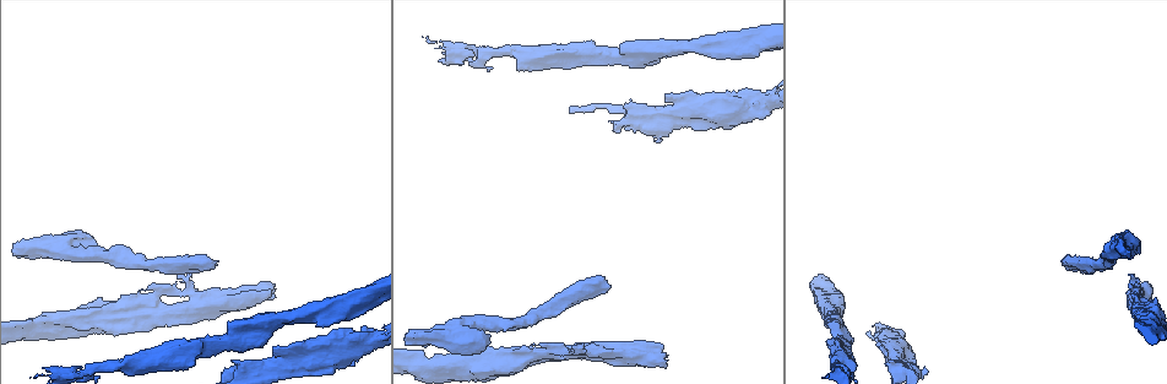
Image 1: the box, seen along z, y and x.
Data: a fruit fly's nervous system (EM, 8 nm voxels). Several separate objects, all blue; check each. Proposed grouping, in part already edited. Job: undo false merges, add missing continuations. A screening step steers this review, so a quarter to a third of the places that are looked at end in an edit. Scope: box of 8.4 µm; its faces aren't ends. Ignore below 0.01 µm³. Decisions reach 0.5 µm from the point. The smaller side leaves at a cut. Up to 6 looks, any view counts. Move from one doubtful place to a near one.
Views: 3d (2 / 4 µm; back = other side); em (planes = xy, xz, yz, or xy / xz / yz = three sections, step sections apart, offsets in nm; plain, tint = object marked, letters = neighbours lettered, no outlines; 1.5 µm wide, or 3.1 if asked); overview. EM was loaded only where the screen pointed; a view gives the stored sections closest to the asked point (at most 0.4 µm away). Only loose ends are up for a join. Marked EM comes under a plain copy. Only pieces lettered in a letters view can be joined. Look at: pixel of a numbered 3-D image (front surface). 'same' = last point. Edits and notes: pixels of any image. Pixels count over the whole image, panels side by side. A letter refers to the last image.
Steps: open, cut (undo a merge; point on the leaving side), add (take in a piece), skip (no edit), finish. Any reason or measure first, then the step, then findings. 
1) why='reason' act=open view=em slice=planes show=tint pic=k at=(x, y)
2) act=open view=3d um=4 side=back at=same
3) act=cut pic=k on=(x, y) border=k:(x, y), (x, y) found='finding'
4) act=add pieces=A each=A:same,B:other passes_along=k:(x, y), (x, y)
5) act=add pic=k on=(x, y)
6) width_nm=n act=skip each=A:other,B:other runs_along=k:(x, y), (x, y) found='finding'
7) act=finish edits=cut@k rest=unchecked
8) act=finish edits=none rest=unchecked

why='long arm stops here' act=open view=em slice=yz step=8 show=tint pic=1 at=(216, 263)

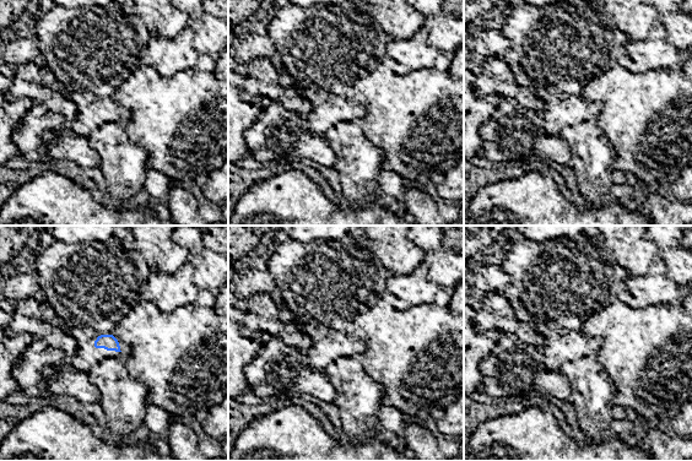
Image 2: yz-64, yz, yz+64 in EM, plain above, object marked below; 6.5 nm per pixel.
why='another direction' act=open view=em slice=planes show=letters at=same

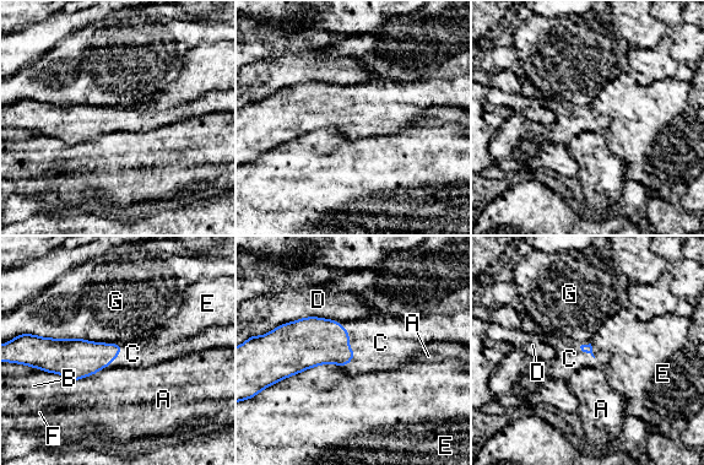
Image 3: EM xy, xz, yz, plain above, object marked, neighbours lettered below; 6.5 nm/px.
act=add pieces=C each=A:other,B:other,C:same,D:other,E:other,F:other,G:other passes_along=3:(312, 341), (347, 345), (380, 342) found='the neuron continues'

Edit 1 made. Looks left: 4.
why='thick end' act=open view=3d um=2 pic=1 at=(1147, 284)

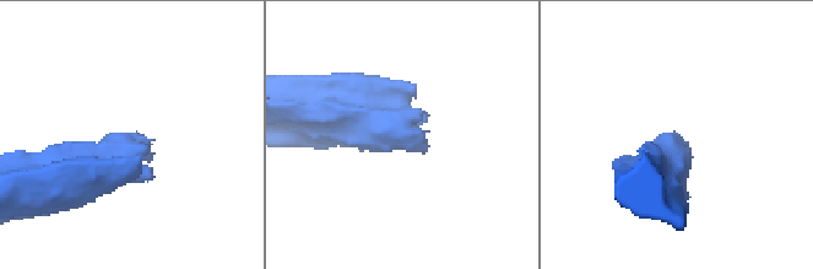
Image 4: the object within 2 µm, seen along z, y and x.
act=open view=em slice=planes show=letters pic=4 at=(424, 135)

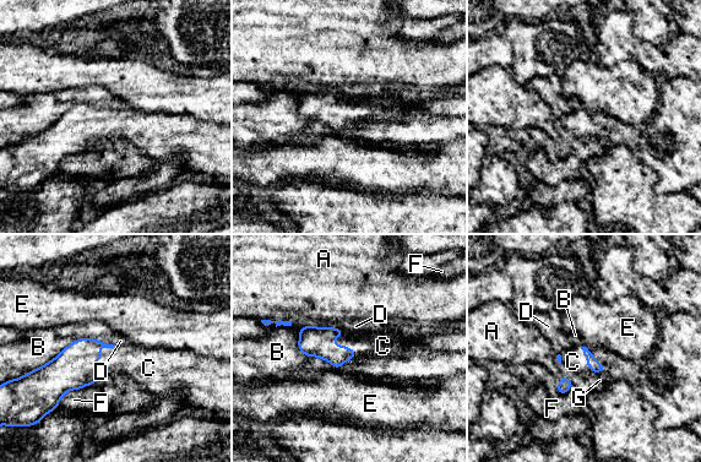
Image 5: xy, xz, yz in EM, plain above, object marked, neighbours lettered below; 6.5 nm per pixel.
act=add pieces=C each=A:other,B:other,C:same,D:other,E:other,F:other,G:other passes_along=5:(314, 341), (348, 348), (382, 346) found='the neuron continues'

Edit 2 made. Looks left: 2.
act=finish edits=add@3,add@5 rest=unchecked

